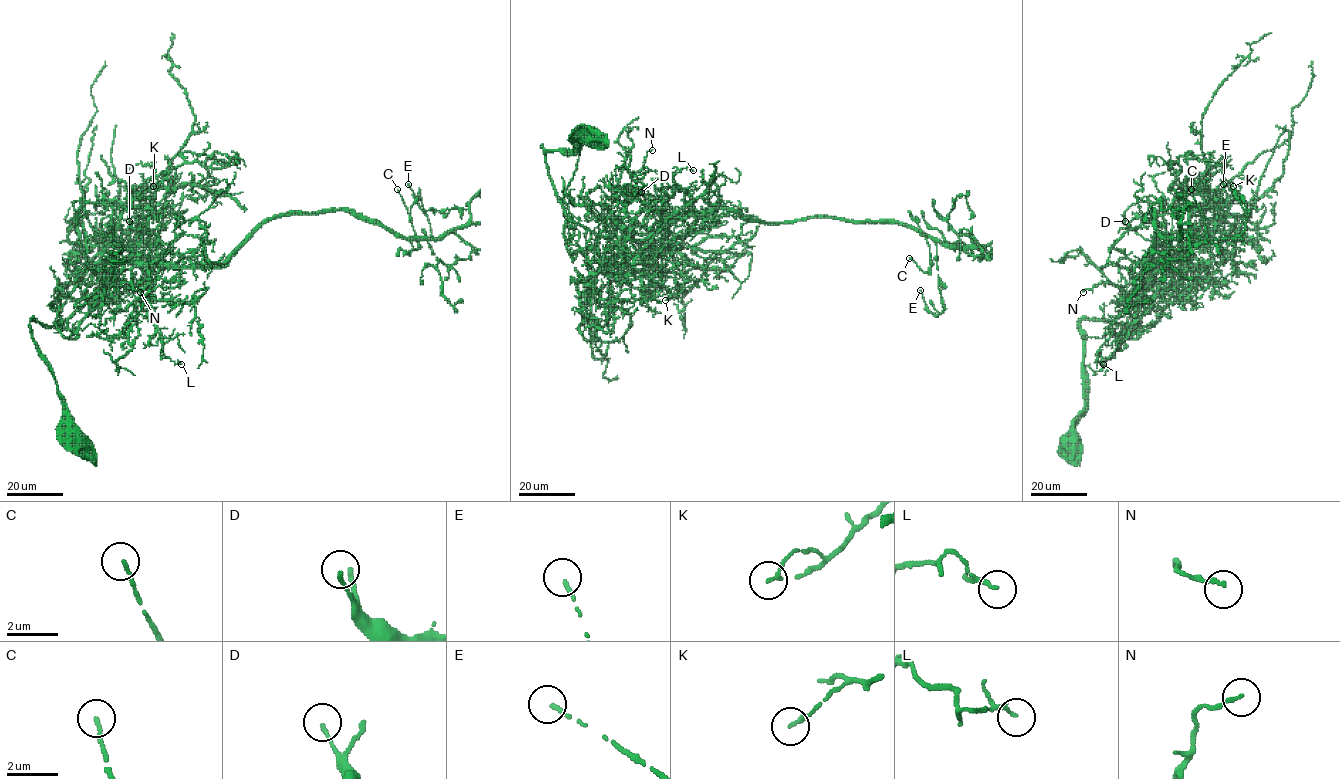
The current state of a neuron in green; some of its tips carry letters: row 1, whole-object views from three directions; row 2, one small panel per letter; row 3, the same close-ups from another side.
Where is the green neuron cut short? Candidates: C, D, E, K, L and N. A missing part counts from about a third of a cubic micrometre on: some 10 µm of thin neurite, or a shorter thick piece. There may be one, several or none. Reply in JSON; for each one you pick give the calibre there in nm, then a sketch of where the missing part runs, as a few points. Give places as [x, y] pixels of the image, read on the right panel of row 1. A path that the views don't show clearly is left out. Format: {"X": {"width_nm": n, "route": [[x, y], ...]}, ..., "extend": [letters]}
{"C": {"width_nm": 140}, "extend": ["C"]}

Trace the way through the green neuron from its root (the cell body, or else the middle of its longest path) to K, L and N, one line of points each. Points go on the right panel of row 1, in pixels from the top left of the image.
K: (1071, 445), (1083, 407), (1080, 321), (1150, 326), (1174, 292), (1190, 210), (1220, 210), (1223, 180), (1233, 186)
L: (1071, 445), (1083, 407), (1080, 321), (1150, 326), (1174, 292), (1168, 265), (1162, 264), (1152, 307), (1103, 364)
N: (1071, 445), (1083, 407), (1080, 321), (1150, 326), (1174, 288), (1138, 299), (1149, 277), (1130, 292), (1083, 292)

